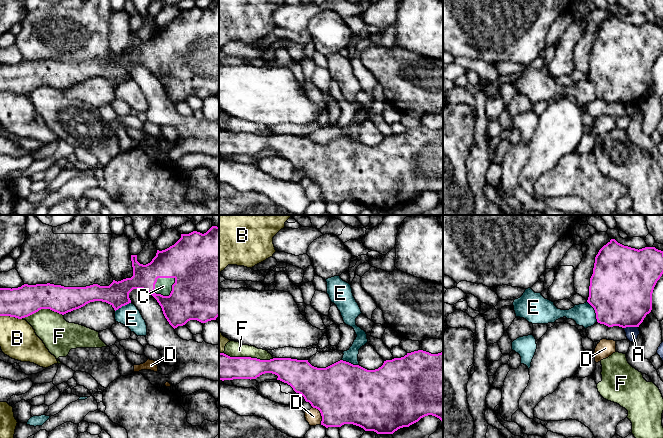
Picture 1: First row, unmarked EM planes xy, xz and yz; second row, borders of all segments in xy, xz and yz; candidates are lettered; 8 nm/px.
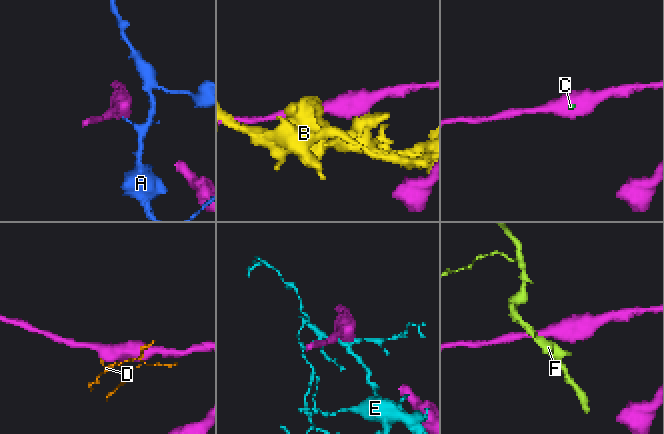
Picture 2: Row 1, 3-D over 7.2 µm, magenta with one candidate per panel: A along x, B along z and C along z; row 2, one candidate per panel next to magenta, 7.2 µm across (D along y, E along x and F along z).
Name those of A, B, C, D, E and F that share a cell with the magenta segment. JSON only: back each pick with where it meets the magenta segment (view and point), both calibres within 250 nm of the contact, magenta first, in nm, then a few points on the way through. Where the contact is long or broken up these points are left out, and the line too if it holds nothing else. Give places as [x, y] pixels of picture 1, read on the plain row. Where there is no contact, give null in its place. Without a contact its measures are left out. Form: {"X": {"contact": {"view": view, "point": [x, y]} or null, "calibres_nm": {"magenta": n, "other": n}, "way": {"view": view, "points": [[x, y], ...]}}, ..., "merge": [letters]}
{"C": {"contact": {"view": "xy", "point": [159, 53]}, "calibres_nm": {"magenta": 320, "other": 140}, "way": {"view": "xy", "points": [[185, 37], [169, 53], [159, 53], [163, 57], [163, 62]]}}, "merge": ["C"]}

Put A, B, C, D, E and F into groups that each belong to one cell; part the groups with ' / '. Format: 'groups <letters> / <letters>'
groups A / B / C / D / E / F

